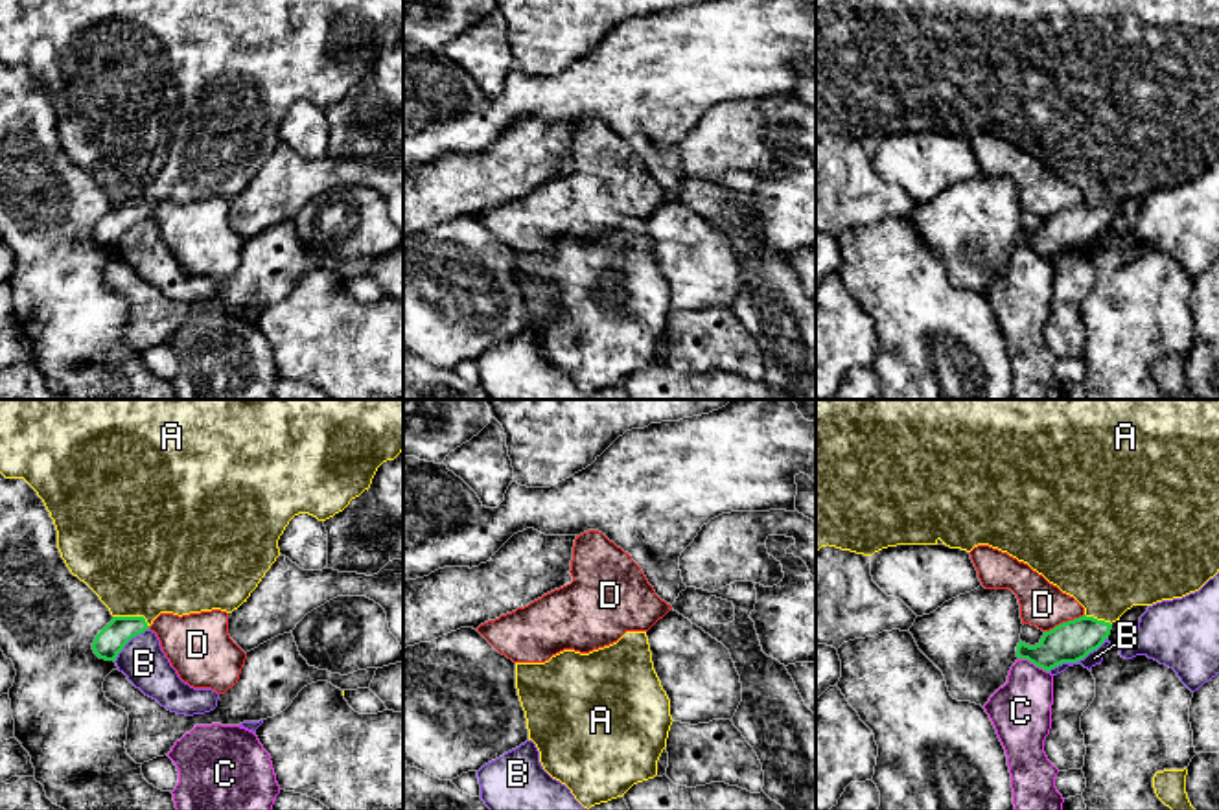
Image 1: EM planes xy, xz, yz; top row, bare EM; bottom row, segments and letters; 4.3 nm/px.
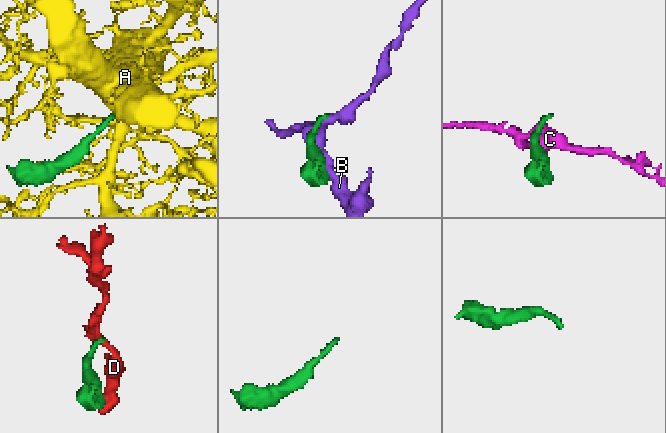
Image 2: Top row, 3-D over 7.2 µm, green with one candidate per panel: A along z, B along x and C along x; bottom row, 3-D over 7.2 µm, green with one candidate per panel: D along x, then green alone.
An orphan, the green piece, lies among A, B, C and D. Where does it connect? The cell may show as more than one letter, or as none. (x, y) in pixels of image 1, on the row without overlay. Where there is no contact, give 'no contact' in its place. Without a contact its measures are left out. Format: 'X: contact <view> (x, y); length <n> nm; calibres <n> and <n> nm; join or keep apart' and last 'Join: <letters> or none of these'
A: contact xy (133, 205); length 160 nm; calibres 120 and 480 nm; join
B: contact yz (1078, 247); length 300 nm; calibres 180 and 70 nm; keep apart
C: contact yz (1033, 251); length 150 nm; calibres 180 and 280 nm; keep apart
D: contact yz (1063, 210); length 190 nm; calibres 180 and 200 nm; keep apart
Join: A

